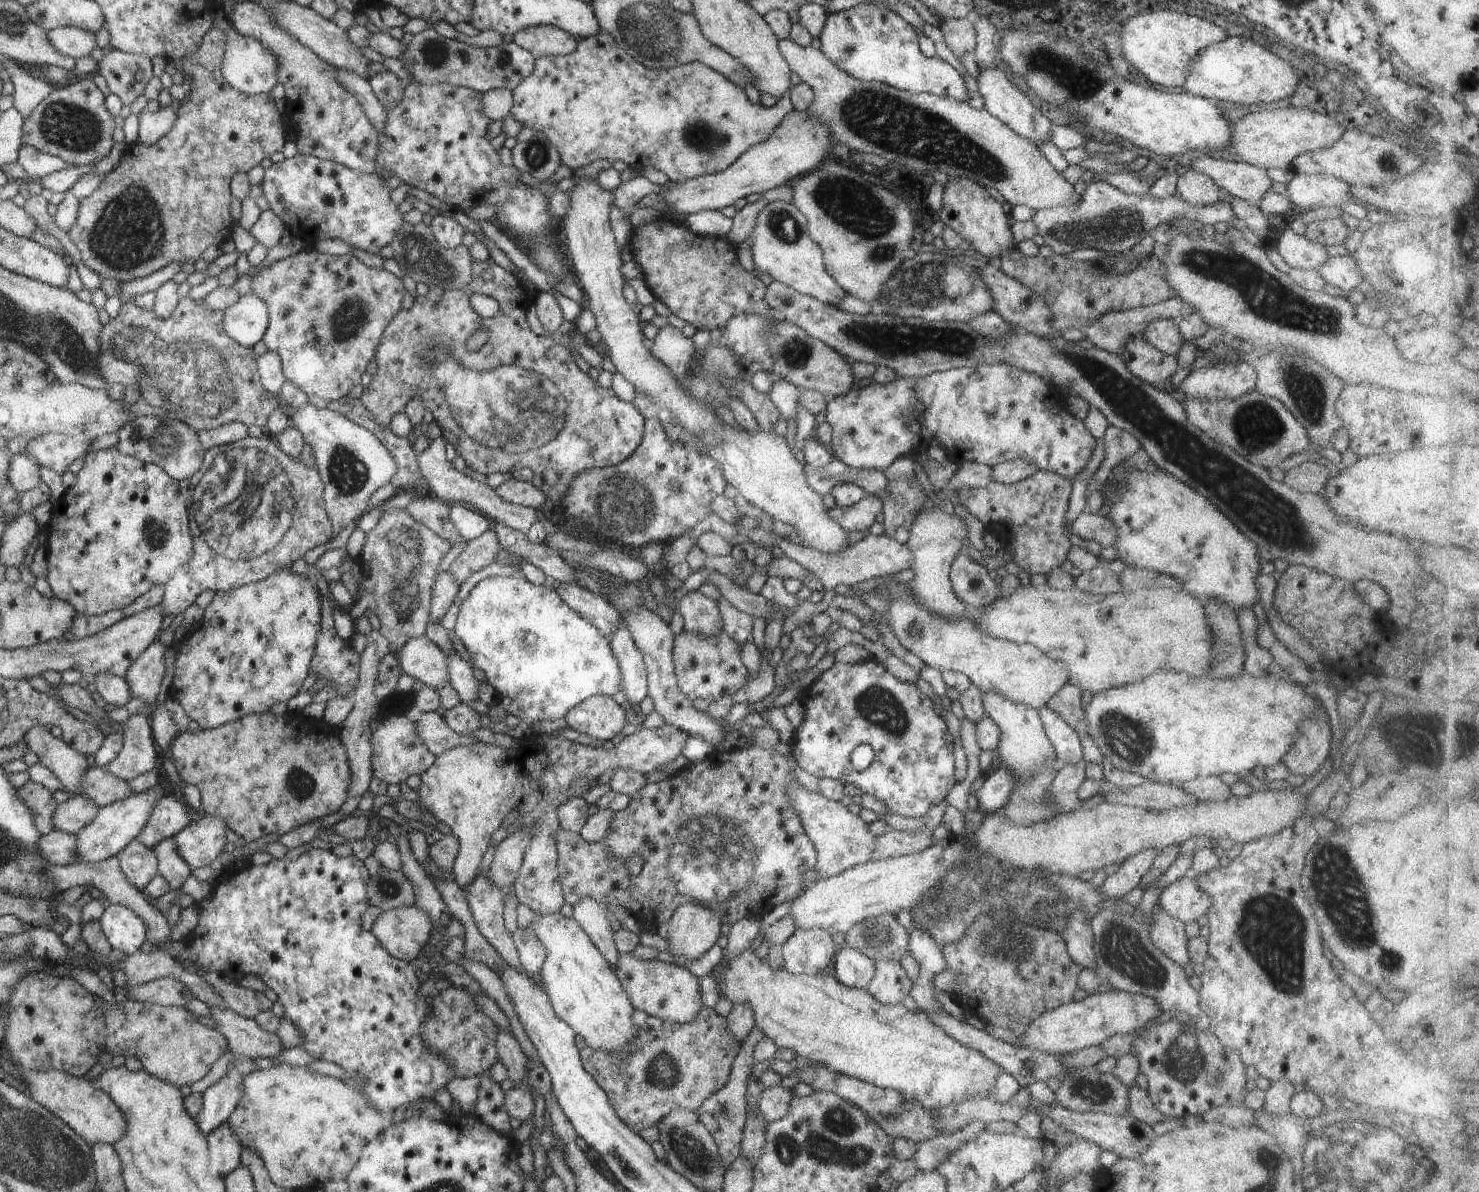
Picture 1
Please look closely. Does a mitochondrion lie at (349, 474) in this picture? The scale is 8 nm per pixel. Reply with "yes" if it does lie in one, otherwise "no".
yes

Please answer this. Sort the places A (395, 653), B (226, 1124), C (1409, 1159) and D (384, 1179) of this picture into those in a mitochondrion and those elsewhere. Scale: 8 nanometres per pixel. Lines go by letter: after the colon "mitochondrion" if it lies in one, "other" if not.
A: other
B: other
C: mitochondrion
D: other

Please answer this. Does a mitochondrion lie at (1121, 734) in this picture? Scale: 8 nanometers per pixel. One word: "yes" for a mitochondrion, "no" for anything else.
yes

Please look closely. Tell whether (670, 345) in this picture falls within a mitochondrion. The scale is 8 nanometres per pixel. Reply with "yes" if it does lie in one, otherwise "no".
no

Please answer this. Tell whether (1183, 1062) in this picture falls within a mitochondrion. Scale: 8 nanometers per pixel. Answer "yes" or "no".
yes

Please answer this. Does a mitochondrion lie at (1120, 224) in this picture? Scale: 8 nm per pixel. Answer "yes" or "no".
yes

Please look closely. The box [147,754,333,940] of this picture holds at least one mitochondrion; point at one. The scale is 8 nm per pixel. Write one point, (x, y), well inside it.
(300, 783)

